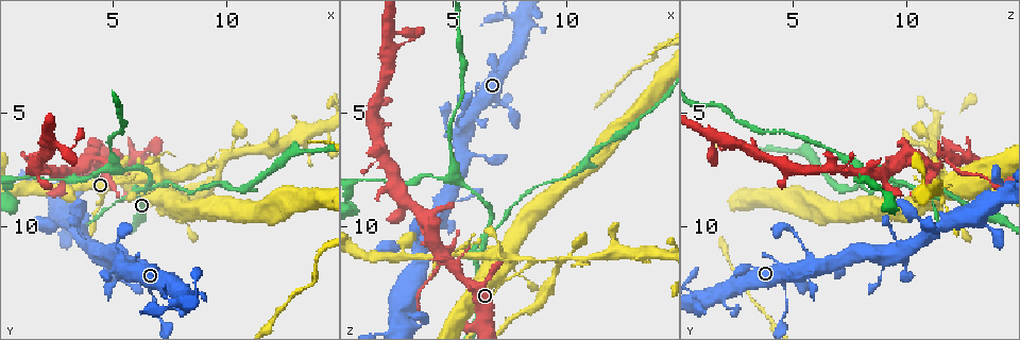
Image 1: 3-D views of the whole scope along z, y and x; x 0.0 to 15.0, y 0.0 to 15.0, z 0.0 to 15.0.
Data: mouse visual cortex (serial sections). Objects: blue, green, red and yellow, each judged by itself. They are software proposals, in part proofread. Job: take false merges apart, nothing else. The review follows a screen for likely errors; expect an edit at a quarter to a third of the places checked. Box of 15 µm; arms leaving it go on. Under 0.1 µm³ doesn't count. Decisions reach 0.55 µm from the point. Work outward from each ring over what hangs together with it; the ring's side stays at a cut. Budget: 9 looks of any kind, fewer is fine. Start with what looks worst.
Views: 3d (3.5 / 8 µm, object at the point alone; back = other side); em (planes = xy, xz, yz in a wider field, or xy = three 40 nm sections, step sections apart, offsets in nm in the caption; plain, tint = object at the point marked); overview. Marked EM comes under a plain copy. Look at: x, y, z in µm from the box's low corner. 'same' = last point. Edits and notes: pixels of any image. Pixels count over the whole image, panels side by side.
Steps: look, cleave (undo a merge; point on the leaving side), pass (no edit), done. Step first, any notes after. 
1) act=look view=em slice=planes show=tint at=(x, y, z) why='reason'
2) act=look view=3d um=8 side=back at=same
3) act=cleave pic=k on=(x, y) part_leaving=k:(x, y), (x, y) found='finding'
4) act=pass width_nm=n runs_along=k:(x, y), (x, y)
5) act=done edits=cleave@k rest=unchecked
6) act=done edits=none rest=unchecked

act=look view=3d um=3.5 at=(9.5, 7.1, 11.5) why='abrupt turn'

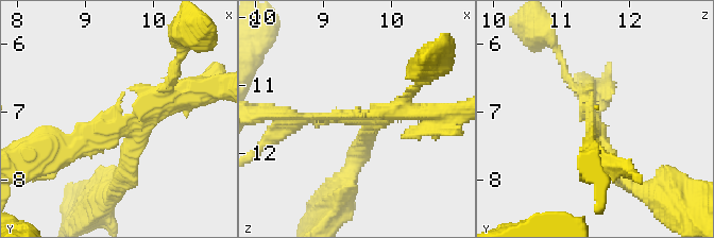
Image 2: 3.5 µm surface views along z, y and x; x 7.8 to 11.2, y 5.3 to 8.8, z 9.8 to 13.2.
act=look view=em slice=xy step=2 show=tint at=(9.50, 7.20, 11.50)

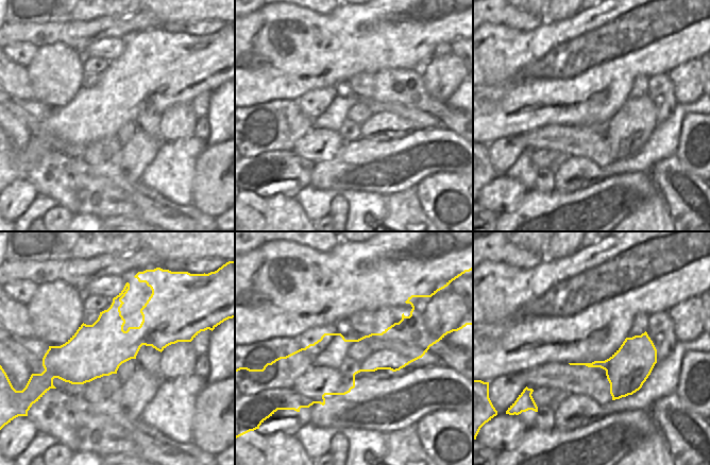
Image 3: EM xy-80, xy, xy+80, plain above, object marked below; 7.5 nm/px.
act=cleave pic=2 on=(134, 180) part_leaving=2:(131, 140), (123, 183), (98, 202) found='a second cell is stuck on'

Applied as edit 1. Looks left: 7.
act=look view=overview why='redraw'

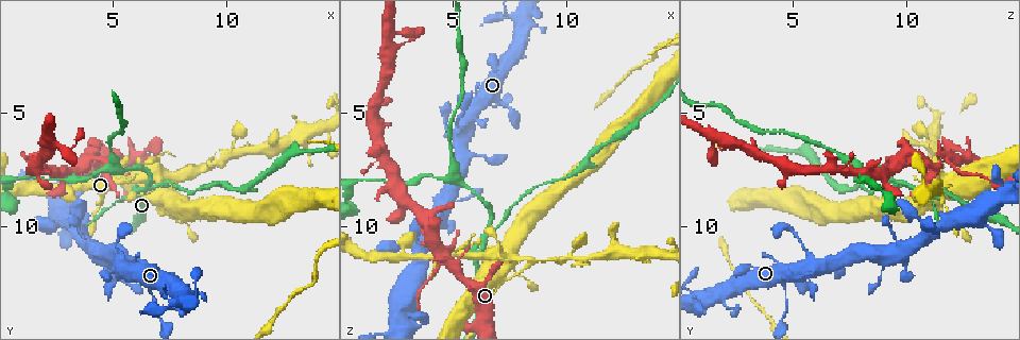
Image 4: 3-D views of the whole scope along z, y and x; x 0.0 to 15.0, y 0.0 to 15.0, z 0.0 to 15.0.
act=look view=3d um=3.5 at=(6.5, 8.3, 10.3) why='three arms meet'

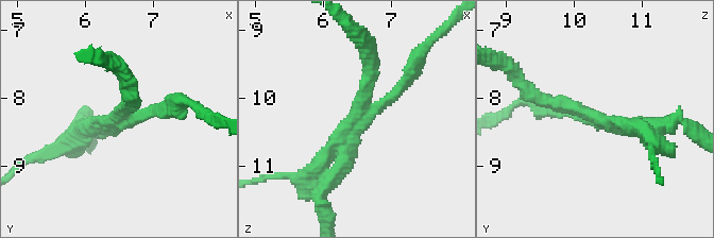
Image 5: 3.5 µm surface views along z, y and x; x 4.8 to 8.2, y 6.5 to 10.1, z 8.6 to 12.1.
act=look view=em slice=xy step=3 show=tint at=(6.55, 8.35, 10.35) arms=3 arm_widths_nm=200,200,200 why='now the EM'

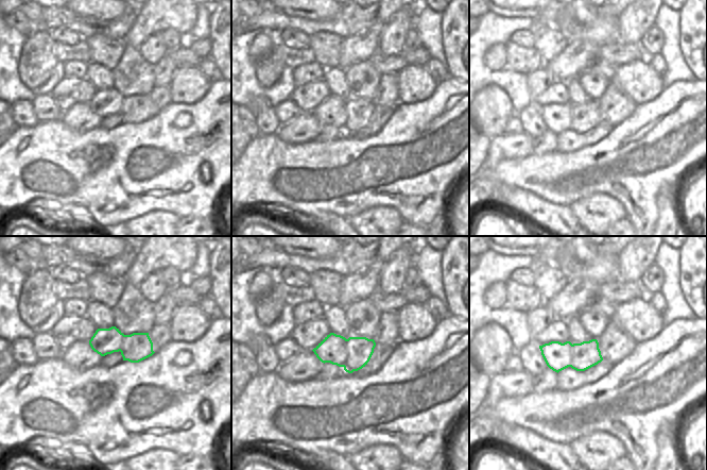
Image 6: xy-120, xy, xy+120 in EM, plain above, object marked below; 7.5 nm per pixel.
act=cleave pic=5 on=(404, 85) width_nm=240 part_leaving=5:(321, 203), (360, 121) found='a second cell is stuck on'

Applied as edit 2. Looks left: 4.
act=done edits=cleave@2,cleave@5 rest=unchecked

